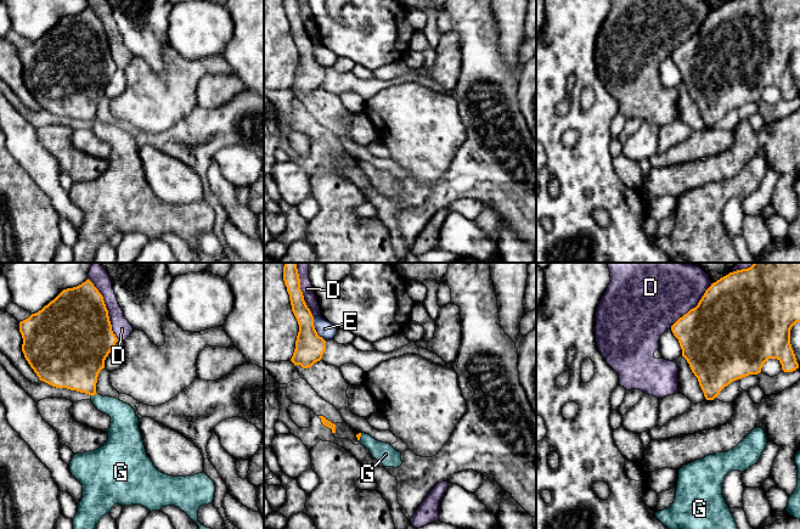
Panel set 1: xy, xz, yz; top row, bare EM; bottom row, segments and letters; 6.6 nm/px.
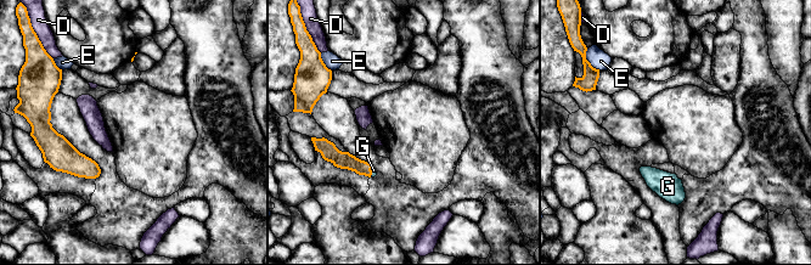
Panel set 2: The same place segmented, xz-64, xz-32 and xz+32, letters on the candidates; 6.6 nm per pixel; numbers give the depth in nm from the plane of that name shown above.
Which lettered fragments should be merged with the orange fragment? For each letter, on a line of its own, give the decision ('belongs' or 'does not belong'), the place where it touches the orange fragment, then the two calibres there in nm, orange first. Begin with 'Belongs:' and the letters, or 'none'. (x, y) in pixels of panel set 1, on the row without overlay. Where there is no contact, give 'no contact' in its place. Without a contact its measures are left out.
Belongs: G
D: does not belong; contact xy (106, 35); calibres 480 and 120 nm
E: does not belong; contact xz (315, 57); calibres 190 and 110 nm
G: belongs; contact xy (94, 122); calibres 360 and 180 nm

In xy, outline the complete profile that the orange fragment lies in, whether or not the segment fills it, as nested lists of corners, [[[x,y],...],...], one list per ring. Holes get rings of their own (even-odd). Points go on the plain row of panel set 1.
[[[88,6],[77,15],[63,17],[41,38],[21,49],[19,60],[24,85],[40,108],[56,116],[89,122],[95,135],[111,145],[105,173],[75,181],[69,192],[72,203],[83,213],[83,225],[73,246],[73,261],[94,263],[98,248],[119,231],[141,232],[151,240],[175,233],[198,253],[199,263],[218,263],[198,249],[199,235],[214,227],[214,209],[204,199],[186,204],[159,199],[147,184],[135,137],[117,125],[96,120],[98,101],[105,96],[105,88],[118,66],[112,58],[103,24],[94,11]]]

